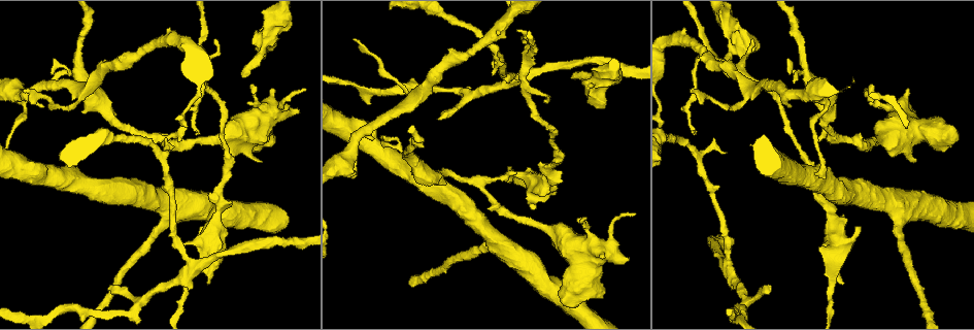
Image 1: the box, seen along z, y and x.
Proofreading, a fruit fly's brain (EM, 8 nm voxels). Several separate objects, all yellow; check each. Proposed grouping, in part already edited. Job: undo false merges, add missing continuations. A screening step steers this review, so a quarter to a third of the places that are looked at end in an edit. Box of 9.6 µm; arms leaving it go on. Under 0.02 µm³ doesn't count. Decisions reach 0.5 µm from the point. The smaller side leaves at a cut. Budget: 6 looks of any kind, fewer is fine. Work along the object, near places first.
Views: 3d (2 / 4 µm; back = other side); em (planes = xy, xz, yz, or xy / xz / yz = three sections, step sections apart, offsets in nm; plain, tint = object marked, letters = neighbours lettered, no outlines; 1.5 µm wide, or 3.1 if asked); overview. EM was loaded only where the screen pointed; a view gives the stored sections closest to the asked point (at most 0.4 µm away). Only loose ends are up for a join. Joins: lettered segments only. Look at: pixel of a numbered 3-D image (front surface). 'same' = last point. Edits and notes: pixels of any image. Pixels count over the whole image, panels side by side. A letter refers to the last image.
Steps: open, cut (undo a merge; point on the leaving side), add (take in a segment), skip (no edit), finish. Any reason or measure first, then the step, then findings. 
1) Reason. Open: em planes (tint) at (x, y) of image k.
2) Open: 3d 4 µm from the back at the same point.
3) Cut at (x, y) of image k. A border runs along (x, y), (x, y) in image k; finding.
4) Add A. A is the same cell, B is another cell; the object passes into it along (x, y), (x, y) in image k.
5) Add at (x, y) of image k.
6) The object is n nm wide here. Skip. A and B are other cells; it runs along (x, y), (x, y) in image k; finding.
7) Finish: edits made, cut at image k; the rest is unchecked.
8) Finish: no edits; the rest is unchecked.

Thick end. Open: em yz step 8 (tint) at (273, 47) of image 1.

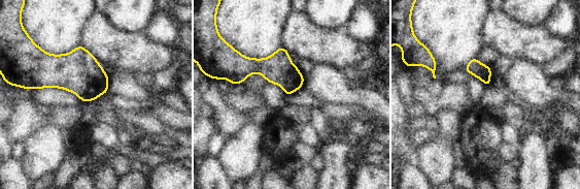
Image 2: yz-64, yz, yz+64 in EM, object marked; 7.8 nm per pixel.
Open: em planes (letters) at the same point.

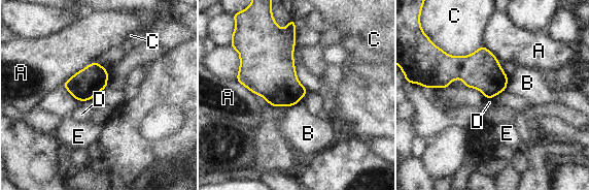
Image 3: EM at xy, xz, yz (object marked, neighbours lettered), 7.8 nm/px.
The object is 220 nm wide here. Skip. A, B, C, D and E are other cells; a border runs along (91, 99), (83, 101) in image 3; none of them fits.

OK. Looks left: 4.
Thin end. Open: em planes (letters) at (305, 90) of image 1.

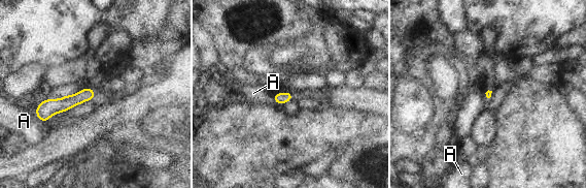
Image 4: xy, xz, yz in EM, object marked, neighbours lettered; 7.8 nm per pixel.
Skip. A is another cell; it runs along (92, 94), (38, 112) in image 4; none of them fits.

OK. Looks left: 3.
An open end. Open: 3d 4 µm at (109, 289) of image 1.

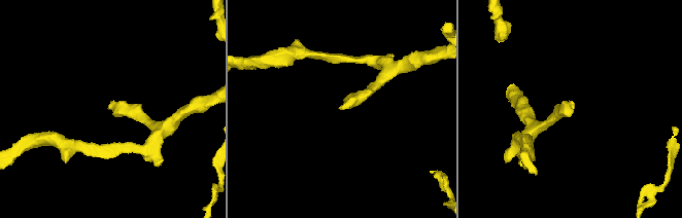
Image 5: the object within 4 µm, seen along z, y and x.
Now the EM. Open: em planes (letters) at (574, 106) of image 5.

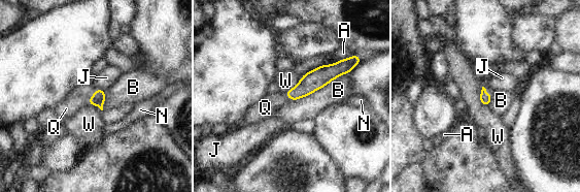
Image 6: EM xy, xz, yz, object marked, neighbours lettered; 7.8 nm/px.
Add Q. Q is the same cell, A, B, J, N and W are other cells; it goes on there.

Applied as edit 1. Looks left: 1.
Finish: edits made, add at image 6; the rest is unchecked.

